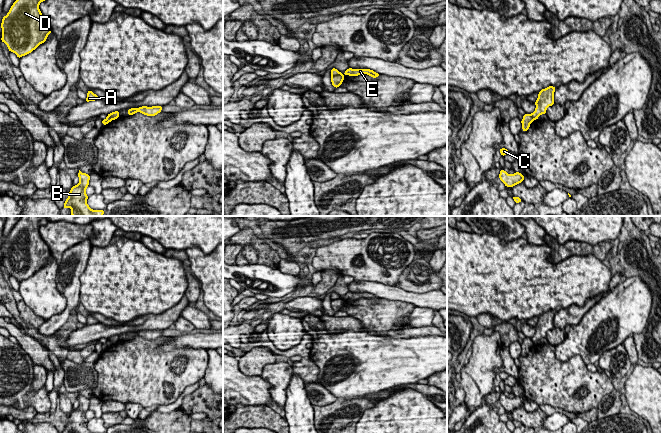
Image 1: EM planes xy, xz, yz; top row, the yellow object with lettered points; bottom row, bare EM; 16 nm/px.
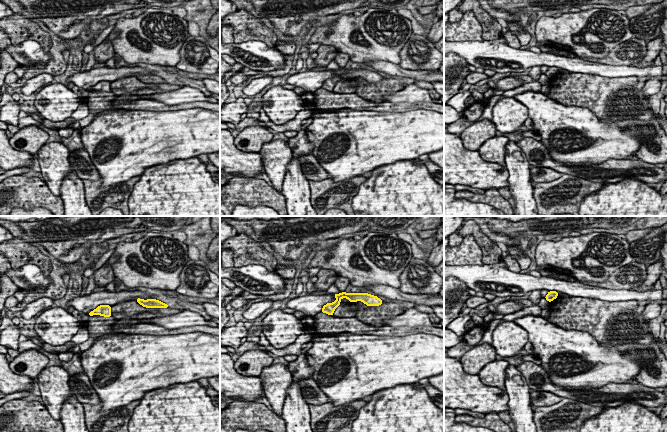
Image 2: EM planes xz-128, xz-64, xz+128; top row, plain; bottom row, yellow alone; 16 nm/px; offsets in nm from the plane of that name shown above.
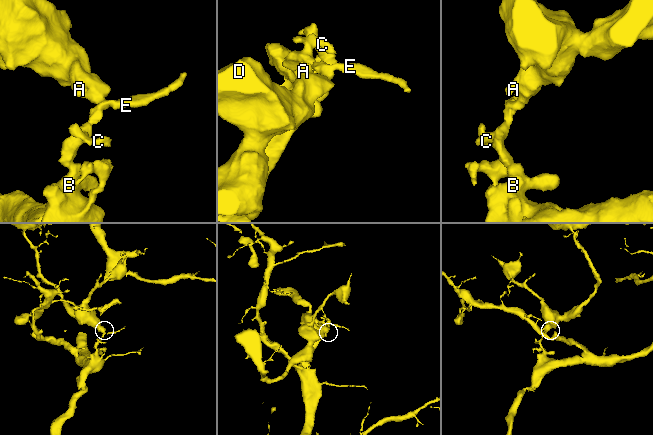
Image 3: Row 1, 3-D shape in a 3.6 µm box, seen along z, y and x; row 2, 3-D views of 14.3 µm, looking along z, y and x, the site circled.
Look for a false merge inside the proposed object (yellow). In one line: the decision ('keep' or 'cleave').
cleave

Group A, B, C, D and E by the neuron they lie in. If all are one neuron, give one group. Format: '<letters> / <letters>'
A D / B C E

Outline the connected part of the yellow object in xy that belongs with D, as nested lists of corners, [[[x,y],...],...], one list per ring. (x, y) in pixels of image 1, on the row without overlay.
[[[22,216],[3,240],[1,265],[18,282],[35,274],[52,256],[39,233],[39,228],[47,223],[46,216]]]

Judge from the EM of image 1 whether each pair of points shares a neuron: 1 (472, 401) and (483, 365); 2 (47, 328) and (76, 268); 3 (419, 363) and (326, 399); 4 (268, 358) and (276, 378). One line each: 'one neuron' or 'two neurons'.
1: one neuron
2: one neuron
3: two neurons
4: two neurons

